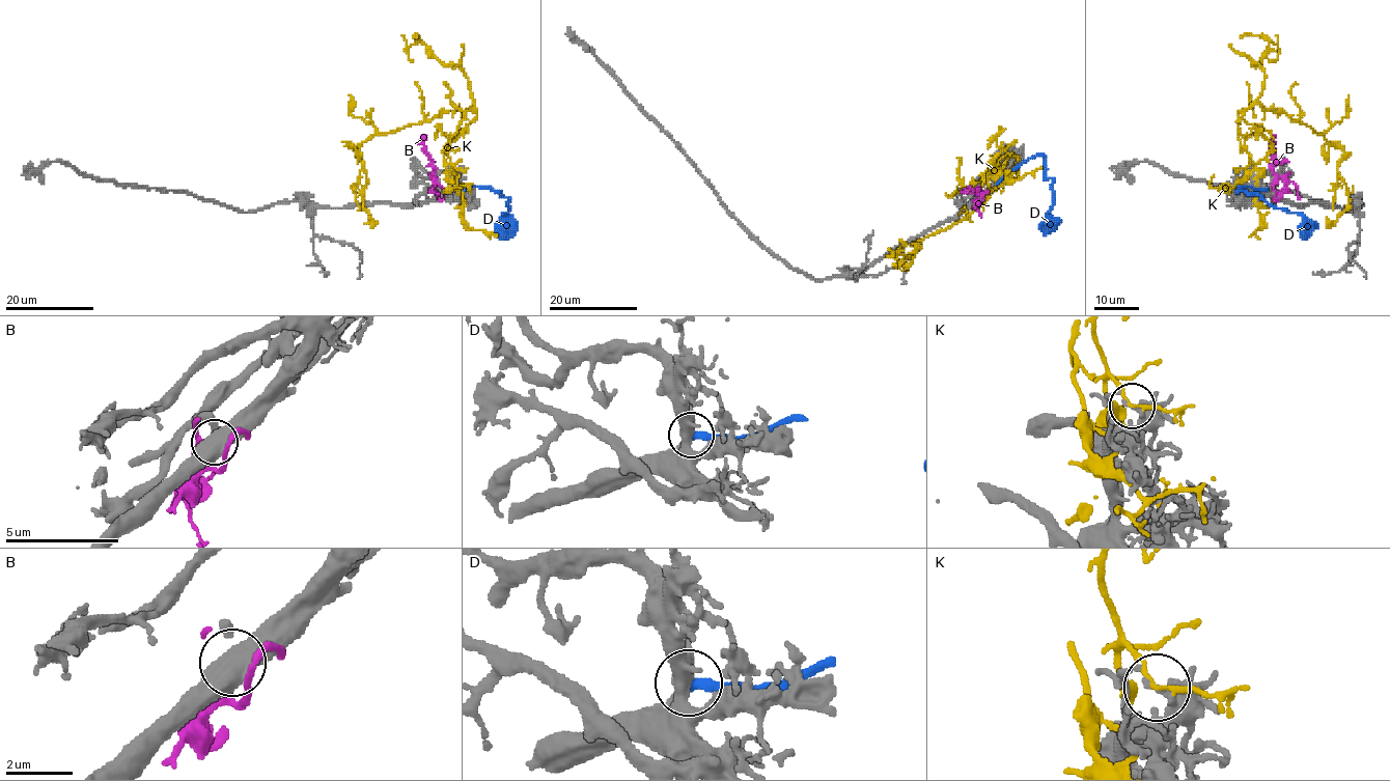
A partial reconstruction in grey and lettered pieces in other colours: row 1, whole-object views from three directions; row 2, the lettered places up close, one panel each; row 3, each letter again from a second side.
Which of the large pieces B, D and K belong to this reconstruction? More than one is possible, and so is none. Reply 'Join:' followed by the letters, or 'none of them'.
Join: D

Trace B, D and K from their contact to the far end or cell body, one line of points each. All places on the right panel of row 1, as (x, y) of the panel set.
B: (1276, 195), (1281, 194), (1276, 200), (1274, 160), (1270, 148), (1273, 134)
D: (1265, 189), (1242, 187), (1236, 192), (1259, 194), (1276, 207), (1299, 213), (1306, 222), (1307, 238)
K: (1243, 168), (1239, 111), (1258, 103), (1310, 127), (1343, 150), (1349, 206), (1326, 216)

